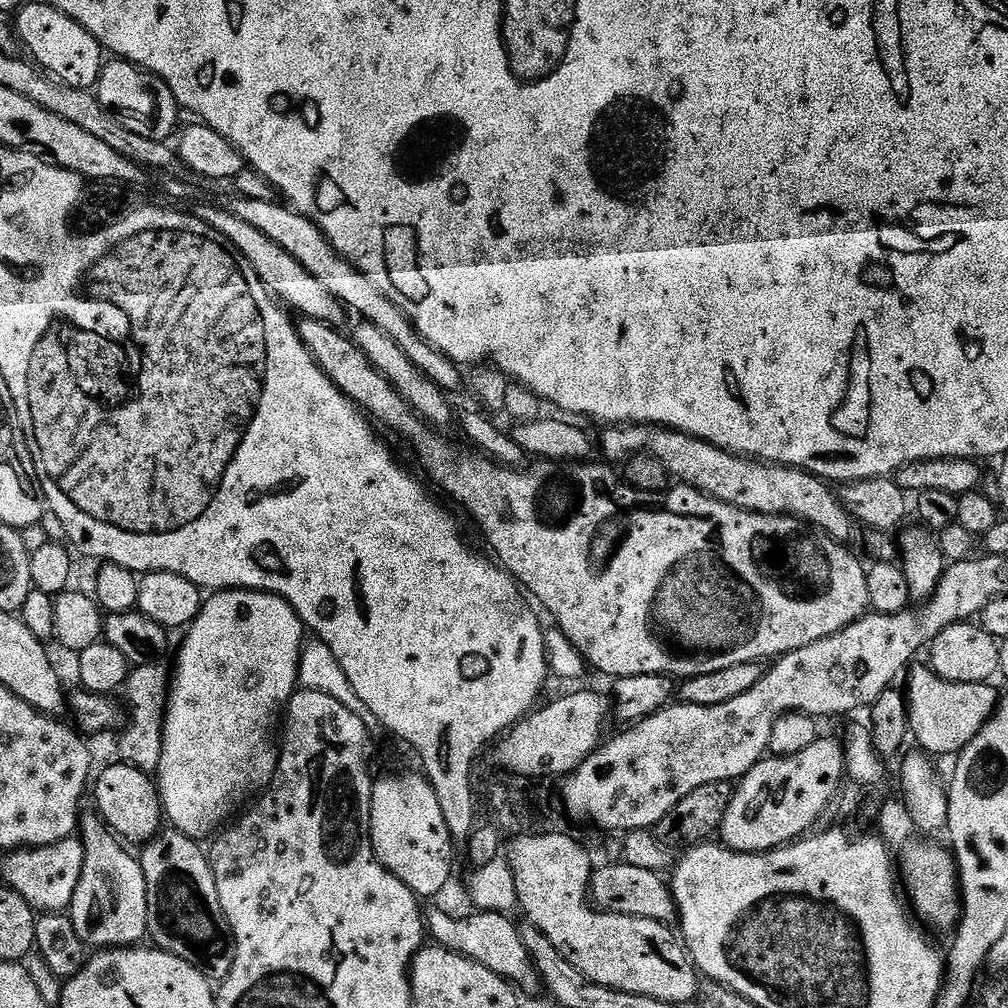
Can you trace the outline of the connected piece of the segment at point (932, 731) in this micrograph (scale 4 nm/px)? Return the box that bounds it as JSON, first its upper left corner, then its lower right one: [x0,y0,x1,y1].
[906,667,998,757]

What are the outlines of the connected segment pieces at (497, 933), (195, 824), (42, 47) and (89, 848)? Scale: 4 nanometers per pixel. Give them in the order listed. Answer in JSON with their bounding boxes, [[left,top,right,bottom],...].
[[426,907,541,994],[154,590,306,842],[14,2,106,89],[70,811,148,950]]

